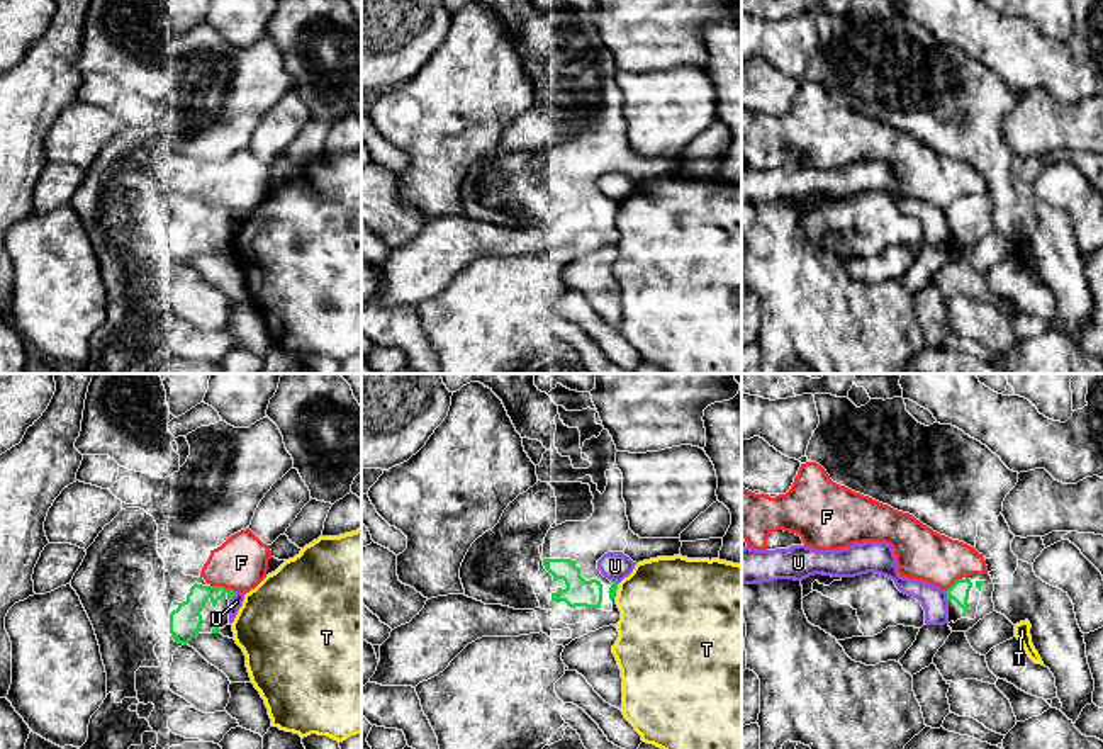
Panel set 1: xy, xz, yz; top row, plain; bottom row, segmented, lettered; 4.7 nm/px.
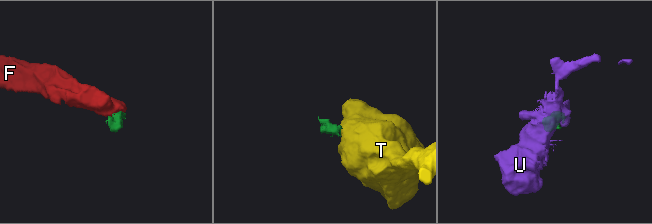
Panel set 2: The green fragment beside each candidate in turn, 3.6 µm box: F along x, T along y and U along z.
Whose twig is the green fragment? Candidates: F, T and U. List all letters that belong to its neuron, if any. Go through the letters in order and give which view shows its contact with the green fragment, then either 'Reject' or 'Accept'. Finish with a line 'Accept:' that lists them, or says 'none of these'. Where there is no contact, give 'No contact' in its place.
F: Touches green in xy. Reject
T: Touches green in xz. Reject
U: Touches green in xy. Reject
Accept: none of these

